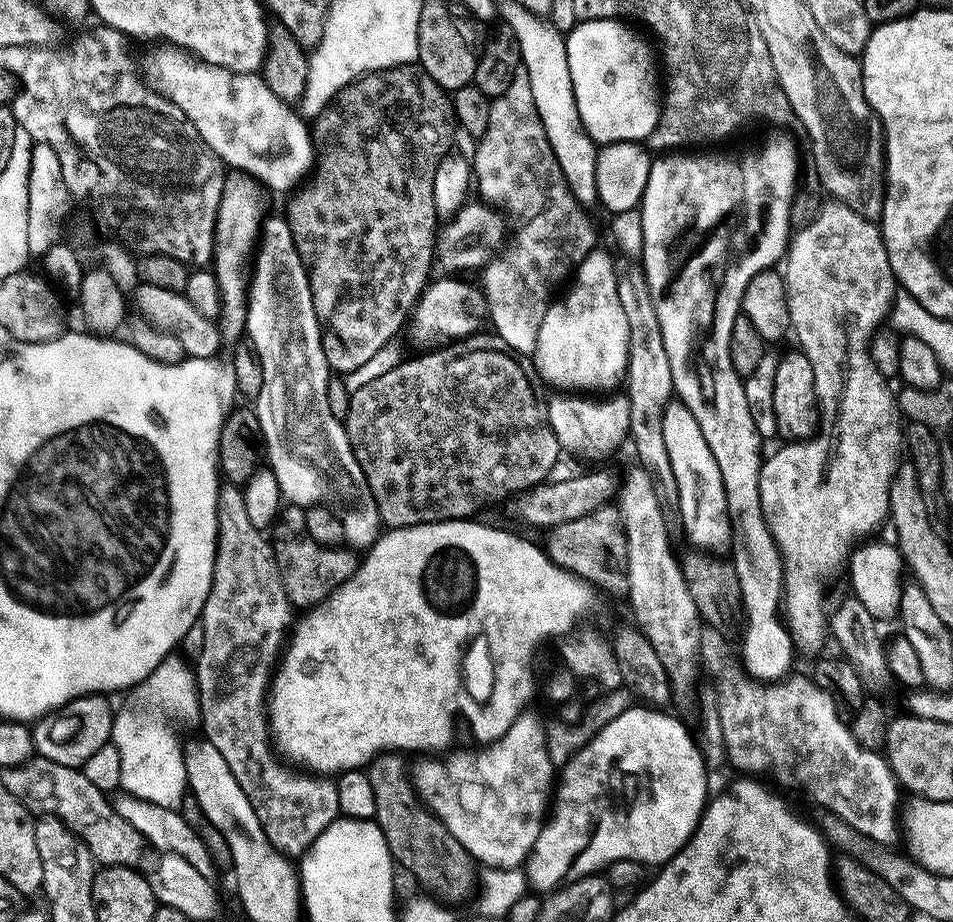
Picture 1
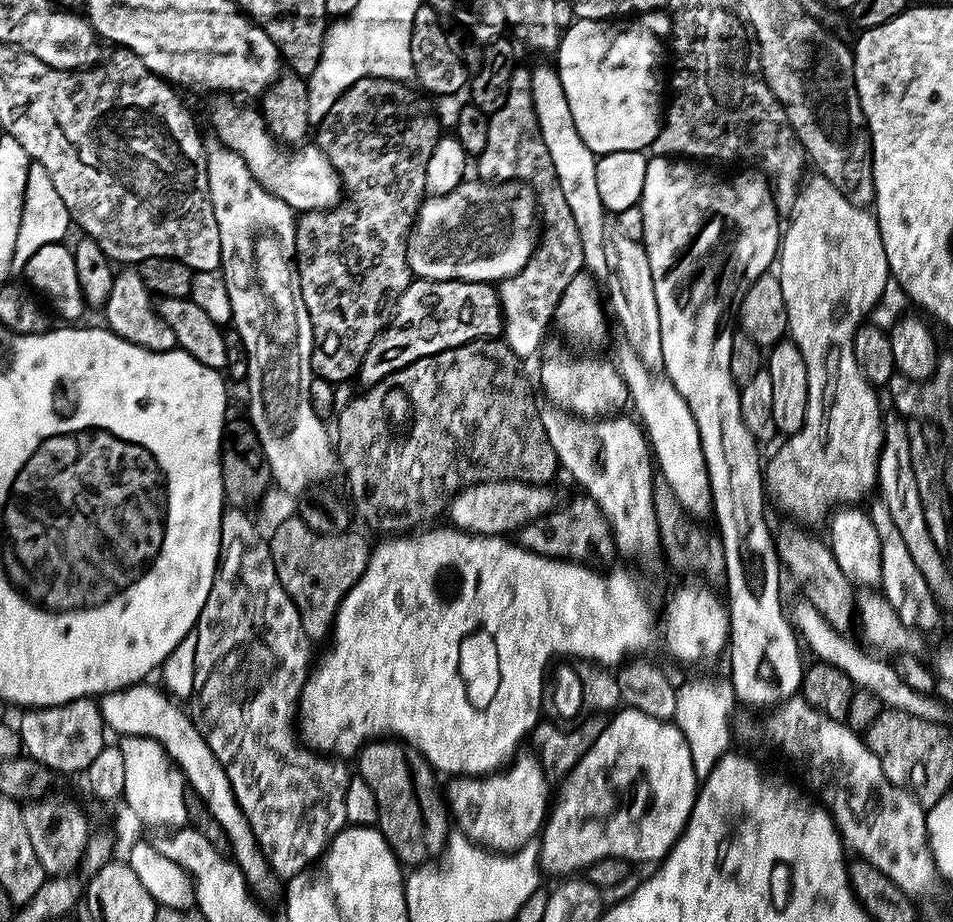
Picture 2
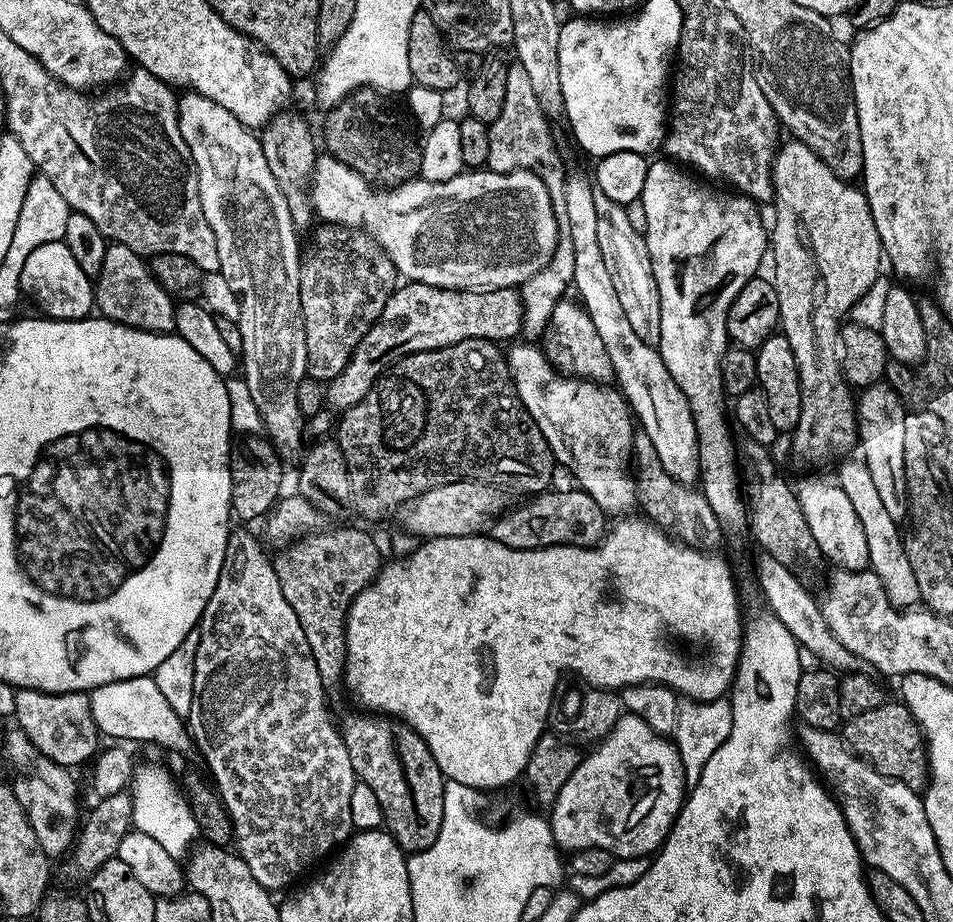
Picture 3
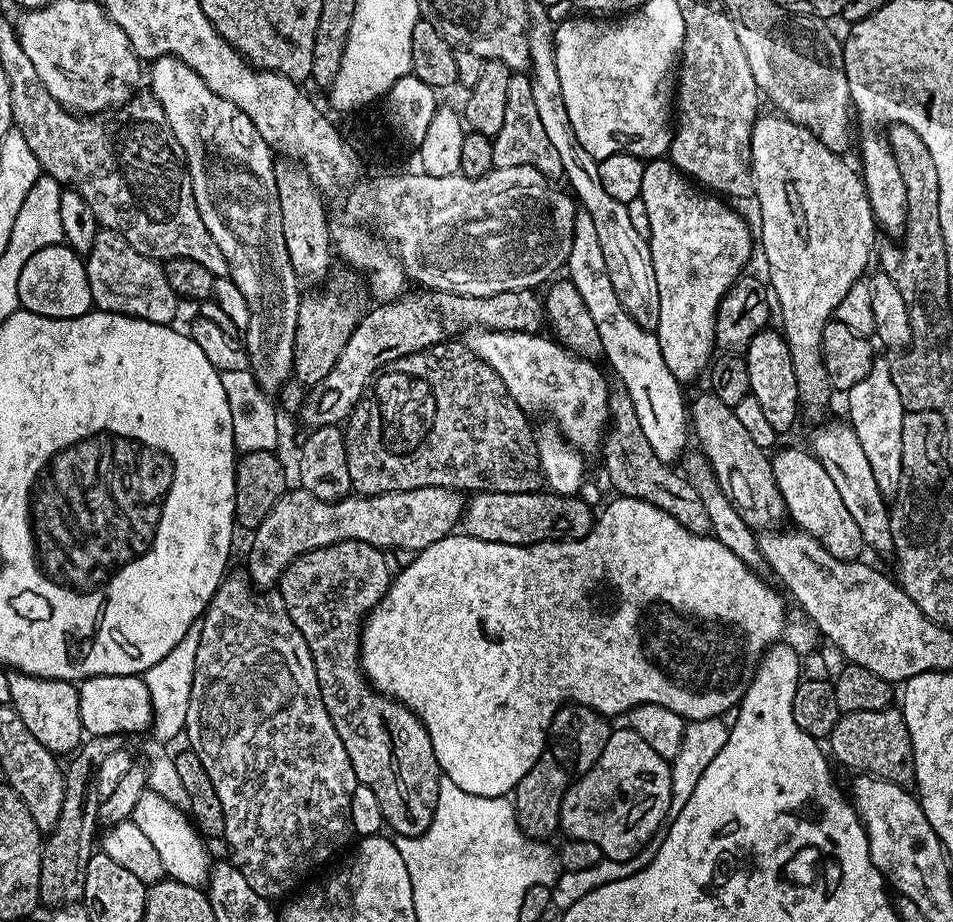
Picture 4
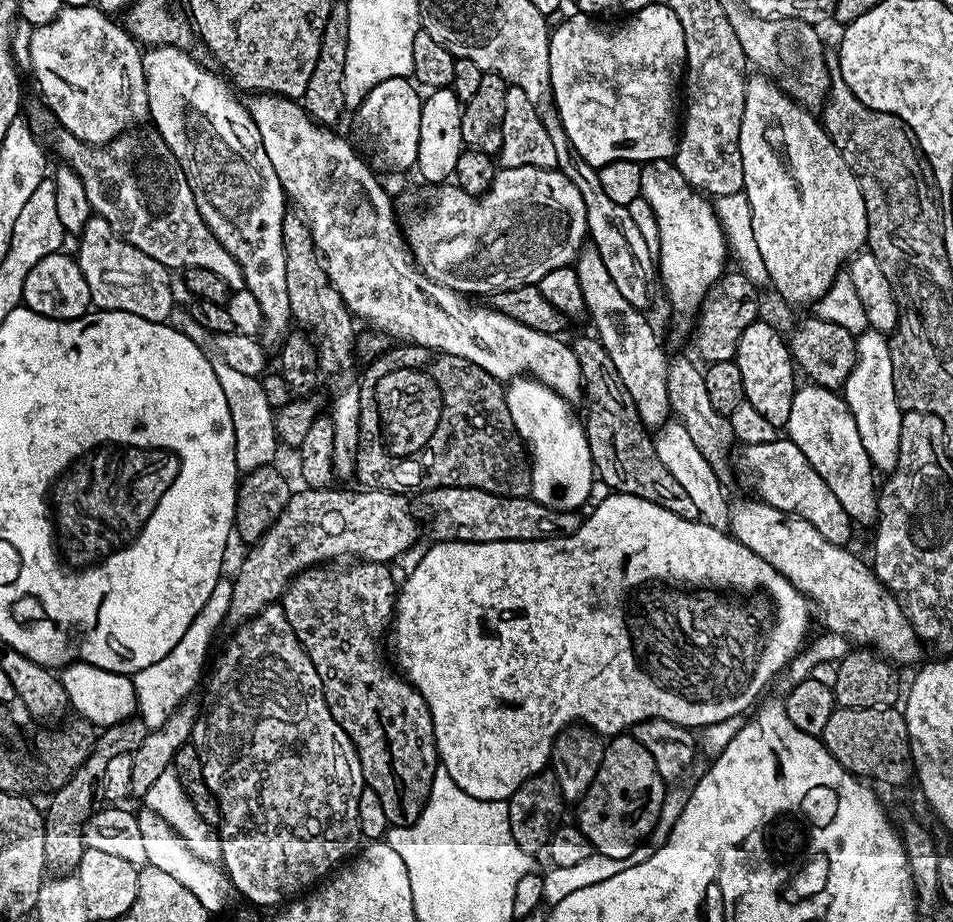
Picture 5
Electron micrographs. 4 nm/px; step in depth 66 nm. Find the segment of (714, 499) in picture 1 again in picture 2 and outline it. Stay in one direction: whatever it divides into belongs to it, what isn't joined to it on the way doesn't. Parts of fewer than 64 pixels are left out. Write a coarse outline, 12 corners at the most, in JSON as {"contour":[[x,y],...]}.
{"contour":[[627,343],[614,363],[655,467],[694,518],[713,511],[698,422]]}

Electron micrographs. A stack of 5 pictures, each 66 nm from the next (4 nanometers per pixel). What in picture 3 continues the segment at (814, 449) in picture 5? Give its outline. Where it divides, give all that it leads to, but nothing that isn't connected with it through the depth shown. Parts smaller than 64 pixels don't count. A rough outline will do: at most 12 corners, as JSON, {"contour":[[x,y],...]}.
{"contour":[[863,459],[838,482],[866,530],[870,571],[903,610],[921,599],[901,525]]}

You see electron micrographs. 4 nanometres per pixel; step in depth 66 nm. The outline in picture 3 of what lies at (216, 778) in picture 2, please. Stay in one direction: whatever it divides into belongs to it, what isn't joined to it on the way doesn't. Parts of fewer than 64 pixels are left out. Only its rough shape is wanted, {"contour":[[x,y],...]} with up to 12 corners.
{"contour":[[151,675],[106,682],[90,714],[112,742],[190,744]]}

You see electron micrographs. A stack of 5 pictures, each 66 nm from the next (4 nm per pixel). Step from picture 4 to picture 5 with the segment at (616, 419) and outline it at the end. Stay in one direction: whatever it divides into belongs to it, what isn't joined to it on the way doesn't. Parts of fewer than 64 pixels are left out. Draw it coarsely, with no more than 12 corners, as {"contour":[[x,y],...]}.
{"contour":[[571,341],[595,475],[687,520],[690,494],[658,462],[614,361]]}

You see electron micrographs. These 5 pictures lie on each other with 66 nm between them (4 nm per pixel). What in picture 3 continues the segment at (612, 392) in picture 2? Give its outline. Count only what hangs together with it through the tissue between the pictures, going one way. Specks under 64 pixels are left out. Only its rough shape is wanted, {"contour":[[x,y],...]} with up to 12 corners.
{"contour":[[558,300],[542,337],[557,372],[614,377],[583,304]]}

